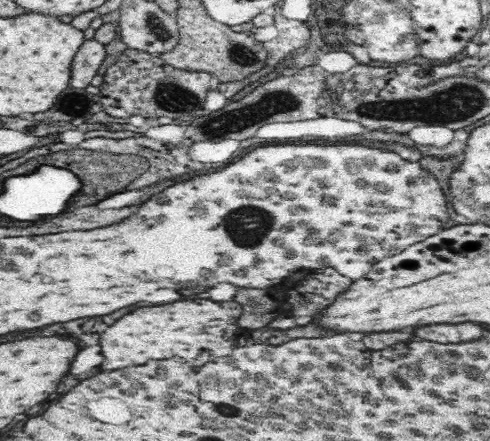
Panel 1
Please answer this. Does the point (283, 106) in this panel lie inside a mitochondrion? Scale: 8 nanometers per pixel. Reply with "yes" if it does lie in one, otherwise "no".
yes

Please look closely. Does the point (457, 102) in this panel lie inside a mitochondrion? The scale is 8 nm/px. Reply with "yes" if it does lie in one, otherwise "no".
yes

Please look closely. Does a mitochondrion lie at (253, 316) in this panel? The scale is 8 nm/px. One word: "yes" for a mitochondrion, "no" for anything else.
no

